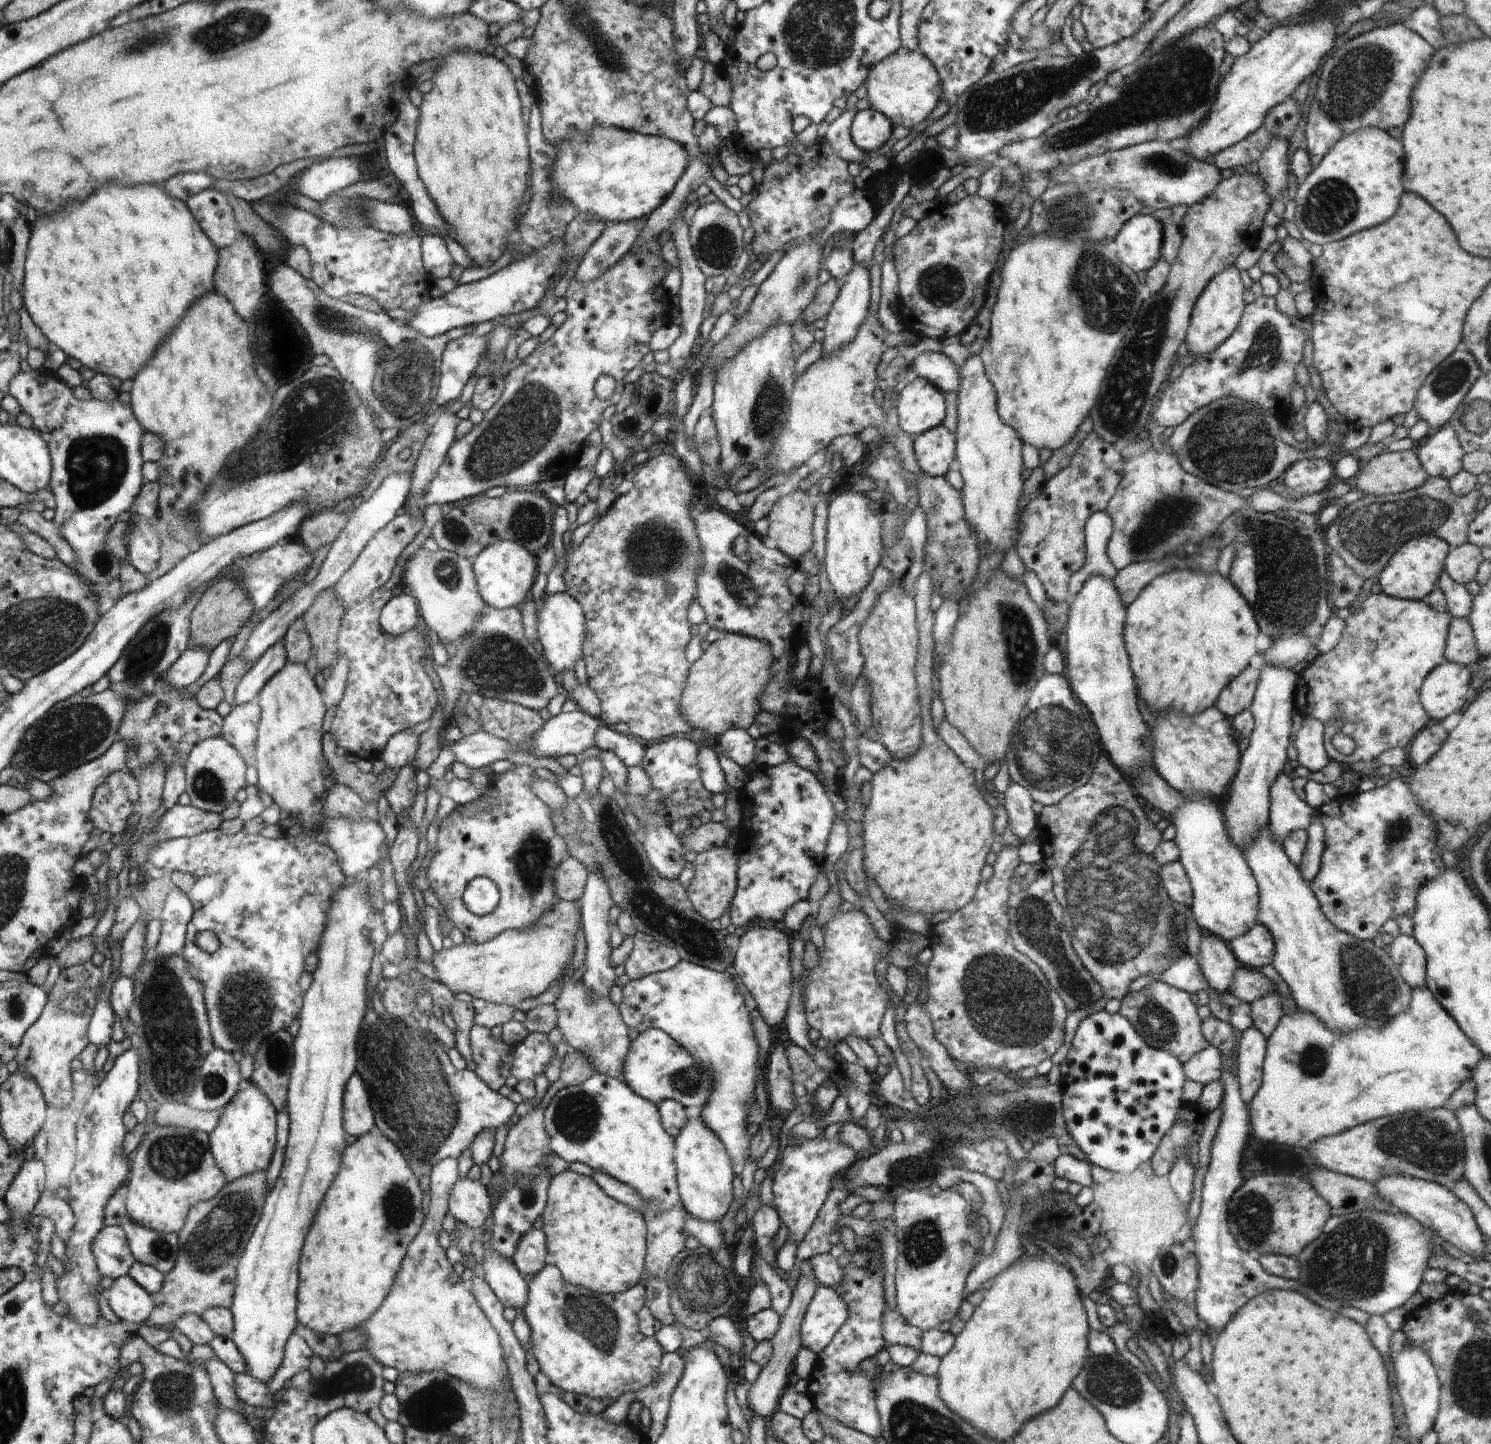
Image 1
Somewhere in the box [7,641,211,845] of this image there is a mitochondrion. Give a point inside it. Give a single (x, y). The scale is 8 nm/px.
(74, 731)

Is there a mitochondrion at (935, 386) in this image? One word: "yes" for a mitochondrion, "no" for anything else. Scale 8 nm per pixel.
no

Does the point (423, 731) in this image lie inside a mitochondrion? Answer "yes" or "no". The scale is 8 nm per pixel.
no

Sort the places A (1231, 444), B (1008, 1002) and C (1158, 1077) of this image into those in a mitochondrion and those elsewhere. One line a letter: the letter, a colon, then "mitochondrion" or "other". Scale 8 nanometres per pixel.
A: mitochondrion
B: mitochondrion
C: other

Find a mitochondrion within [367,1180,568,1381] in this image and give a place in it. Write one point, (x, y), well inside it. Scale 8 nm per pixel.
(398, 1206)

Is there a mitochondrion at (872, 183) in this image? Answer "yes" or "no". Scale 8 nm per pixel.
no

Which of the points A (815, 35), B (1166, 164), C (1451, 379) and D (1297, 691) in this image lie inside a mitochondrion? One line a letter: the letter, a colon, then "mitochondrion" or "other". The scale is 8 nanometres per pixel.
A: mitochondrion
B: mitochondrion
C: mitochondrion
D: other

